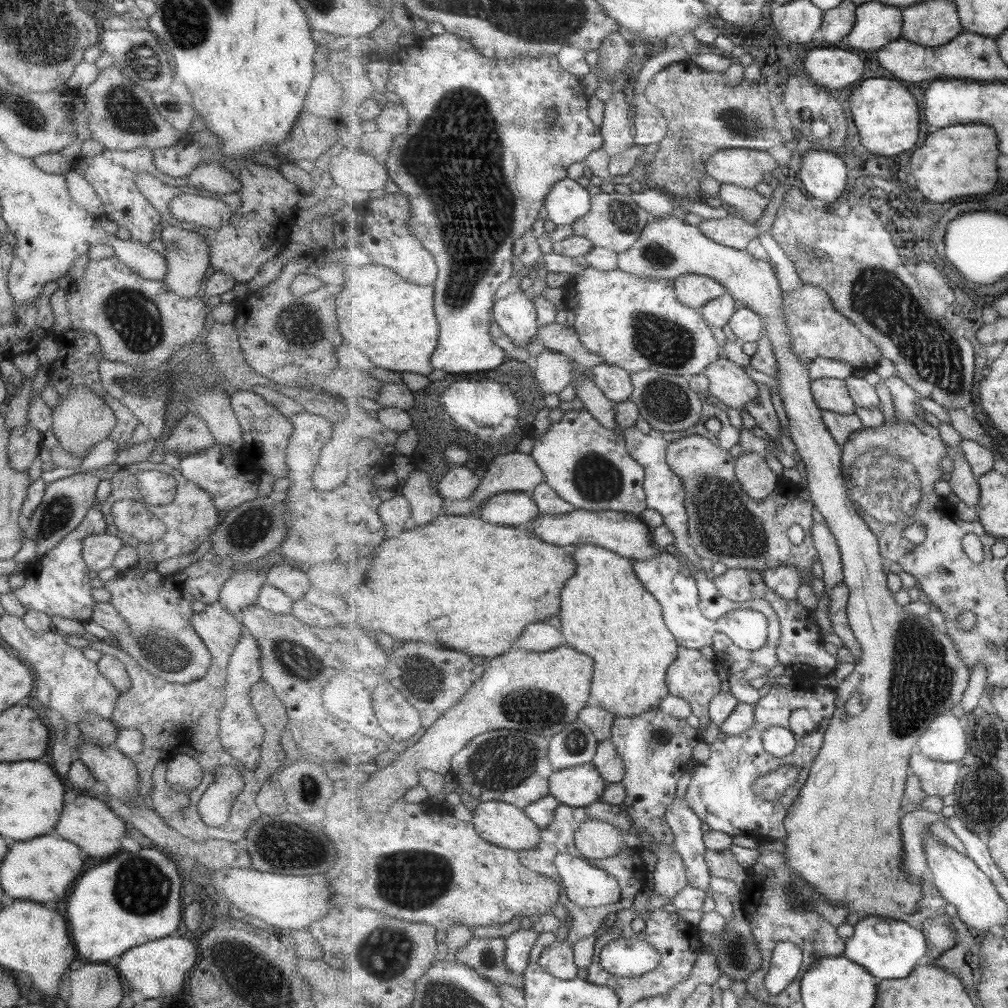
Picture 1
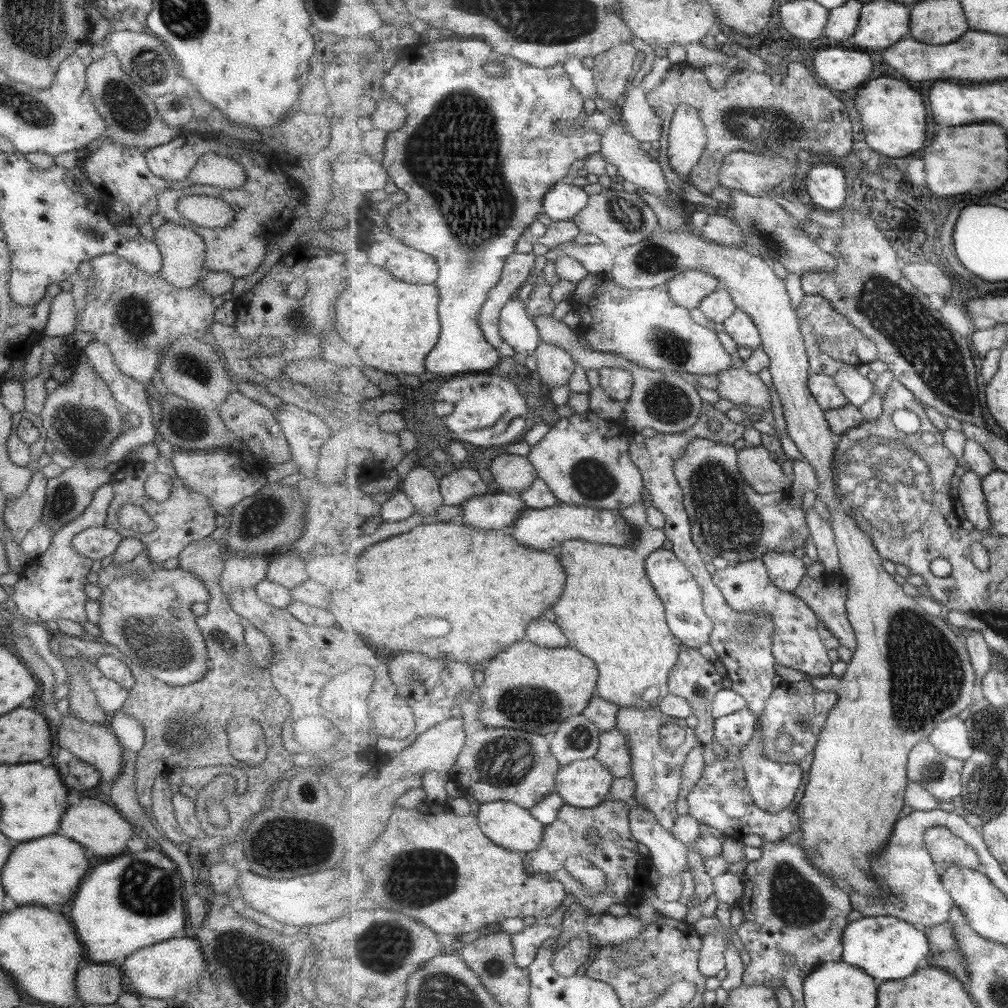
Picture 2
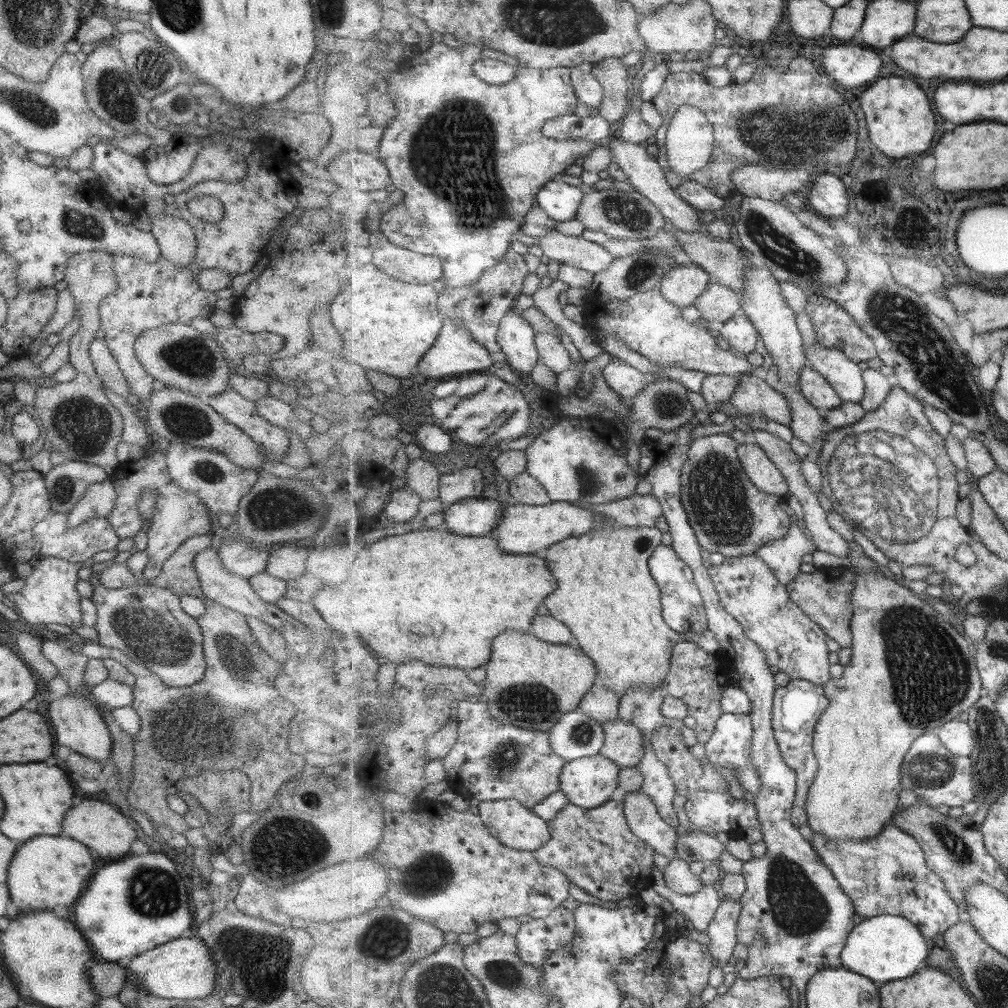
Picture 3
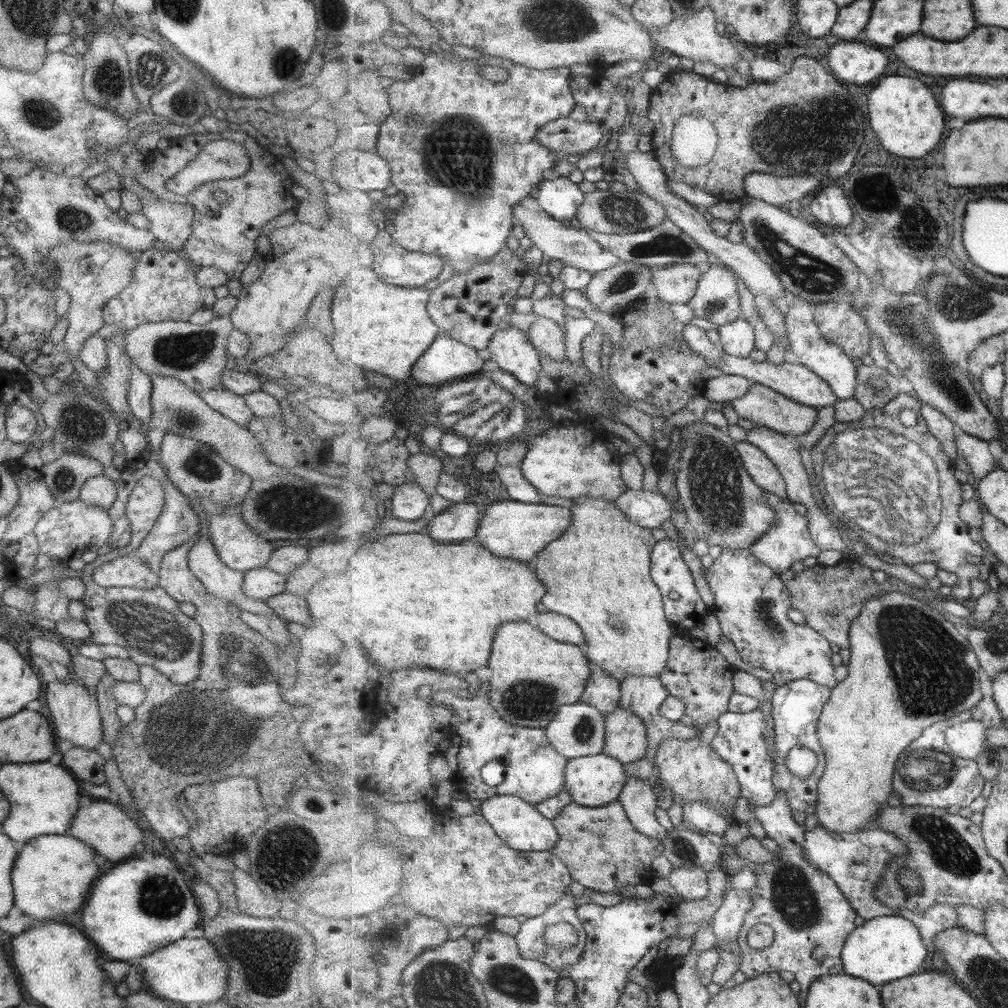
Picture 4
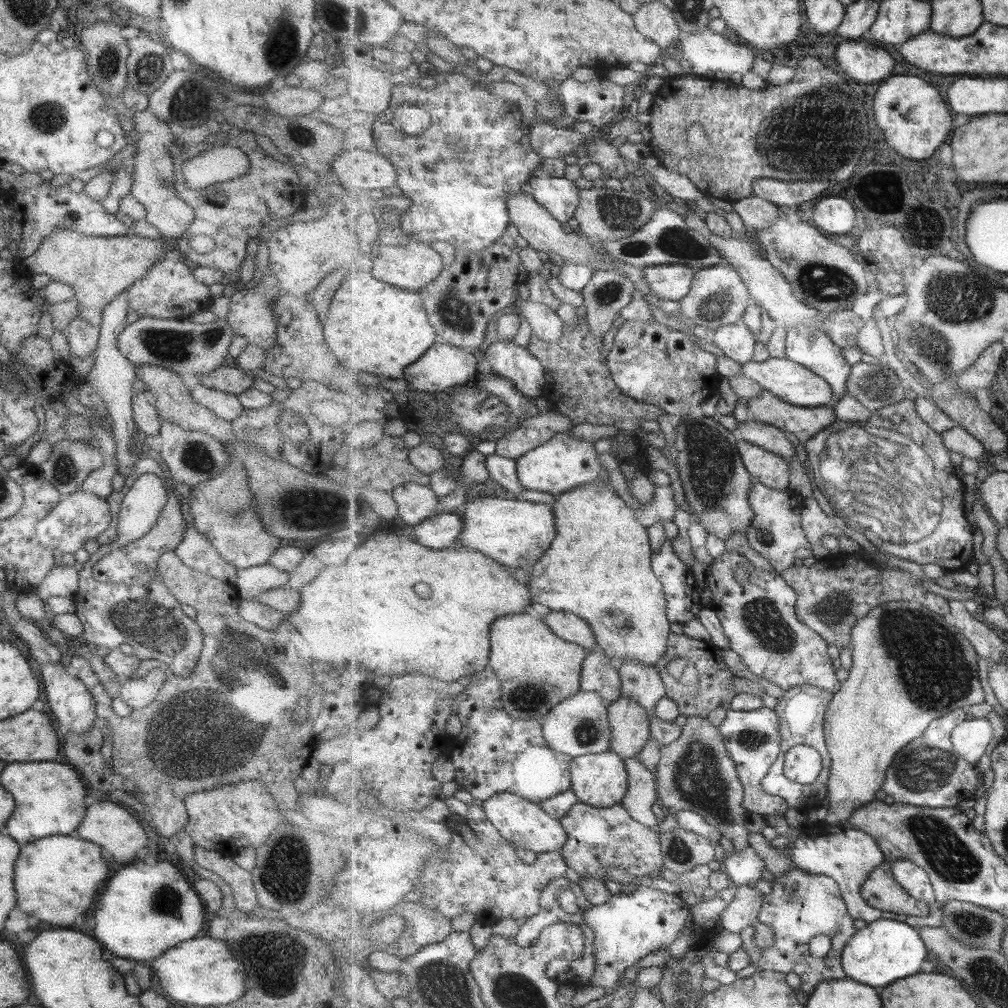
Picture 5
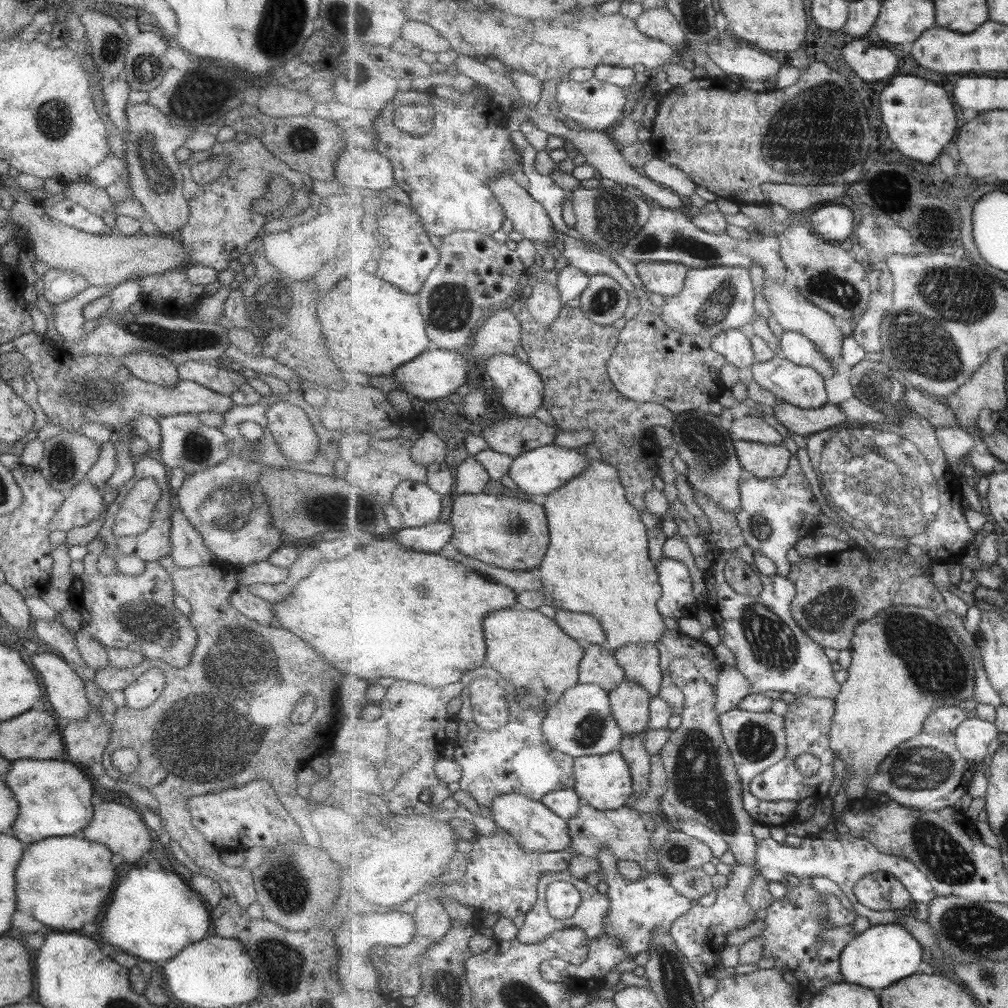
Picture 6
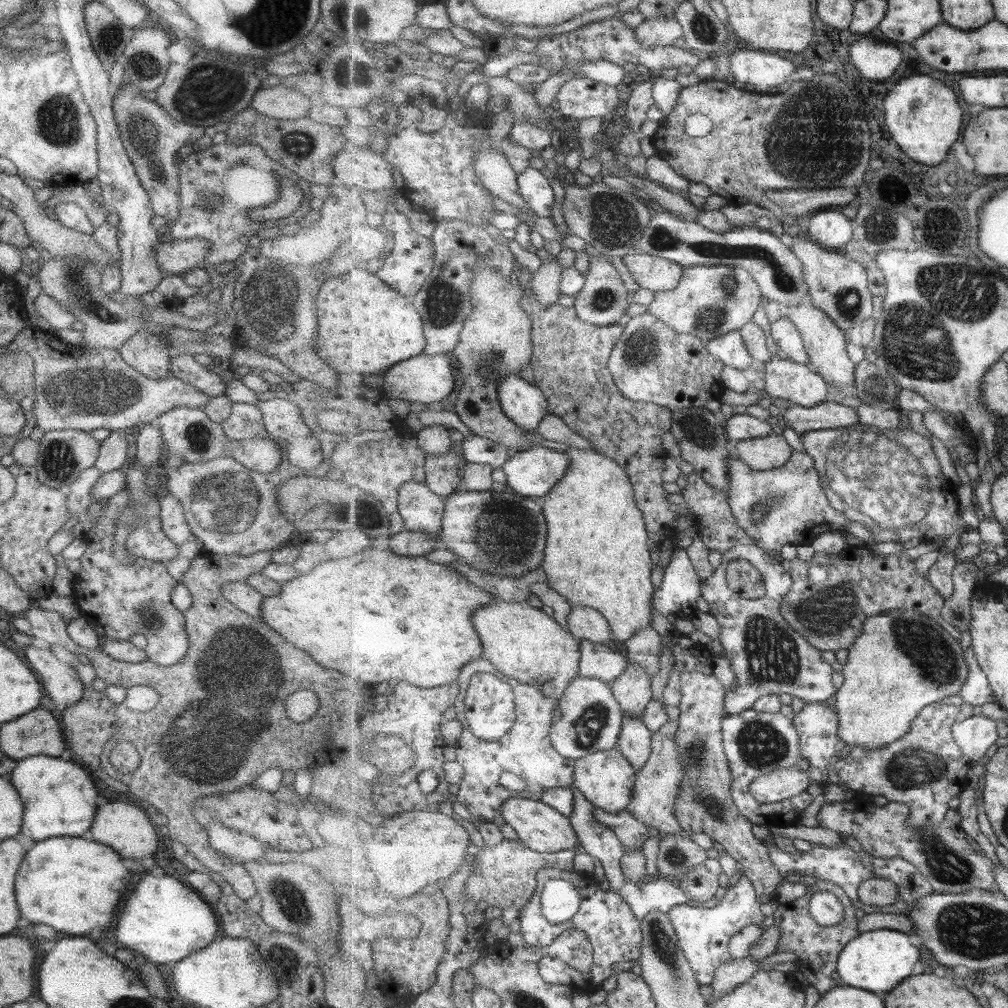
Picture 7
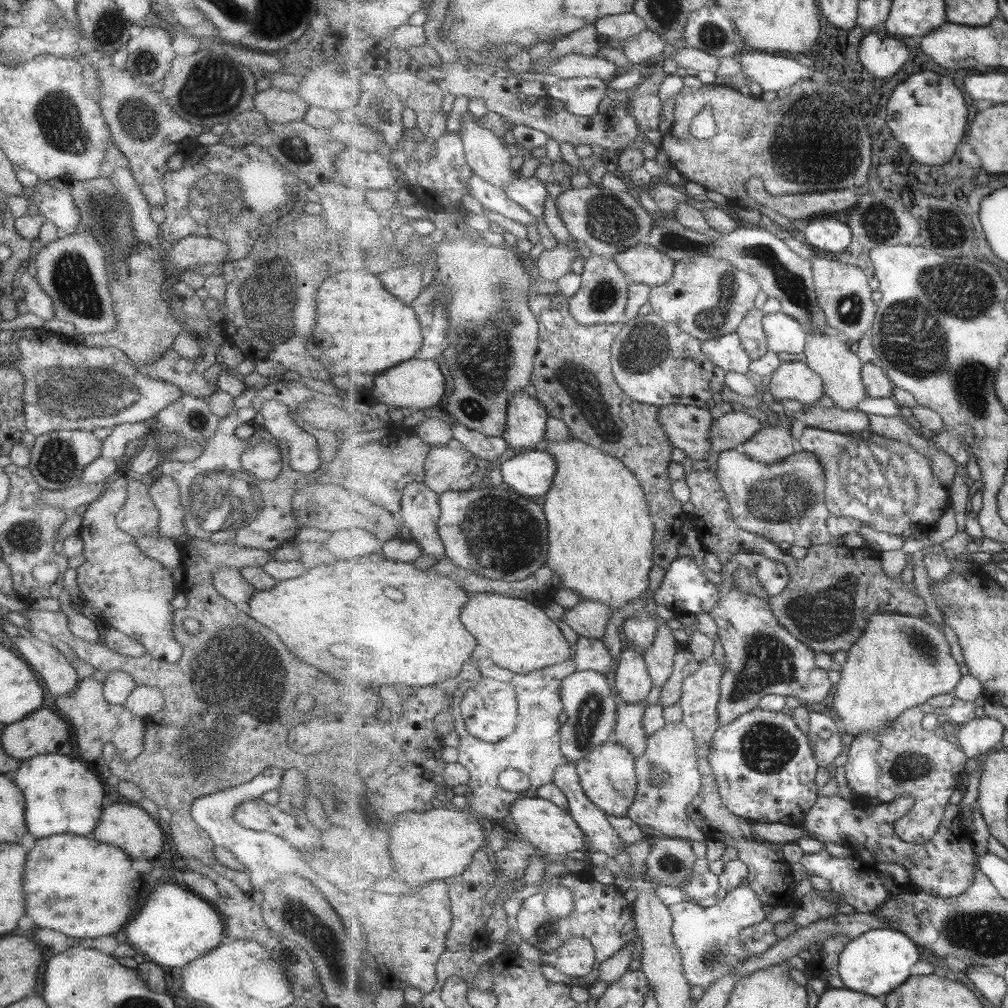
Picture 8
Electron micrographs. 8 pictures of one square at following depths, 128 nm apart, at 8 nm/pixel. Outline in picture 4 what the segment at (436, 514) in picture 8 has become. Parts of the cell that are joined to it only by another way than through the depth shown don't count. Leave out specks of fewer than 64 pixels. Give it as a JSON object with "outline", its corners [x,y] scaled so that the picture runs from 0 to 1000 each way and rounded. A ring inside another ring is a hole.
{"outline":[[[413,477],[393,483],[393,489],[386,498],[386,507],[401,517],[412,518],[424,513],[427,505],[426,489]]]}

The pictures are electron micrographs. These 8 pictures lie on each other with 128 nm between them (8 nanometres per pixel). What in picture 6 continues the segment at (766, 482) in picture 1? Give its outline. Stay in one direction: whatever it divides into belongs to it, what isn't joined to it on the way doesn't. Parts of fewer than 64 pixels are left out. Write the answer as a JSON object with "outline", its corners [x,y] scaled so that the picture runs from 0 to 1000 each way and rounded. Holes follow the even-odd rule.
{"outline":[[[730,436],[728,441],[739,468],[752,473],[777,472],[786,455],[785,448],[777,439],[761,440]]]}

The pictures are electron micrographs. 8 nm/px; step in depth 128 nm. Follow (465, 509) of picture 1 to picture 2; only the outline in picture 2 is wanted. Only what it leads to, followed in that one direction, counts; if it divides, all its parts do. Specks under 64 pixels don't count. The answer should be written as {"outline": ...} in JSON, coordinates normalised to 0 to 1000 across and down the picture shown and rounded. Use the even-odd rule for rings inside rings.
{"outline":[[[495,449],[485,461],[485,467],[496,488],[503,486],[520,487],[535,473],[533,465],[523,452]]]}

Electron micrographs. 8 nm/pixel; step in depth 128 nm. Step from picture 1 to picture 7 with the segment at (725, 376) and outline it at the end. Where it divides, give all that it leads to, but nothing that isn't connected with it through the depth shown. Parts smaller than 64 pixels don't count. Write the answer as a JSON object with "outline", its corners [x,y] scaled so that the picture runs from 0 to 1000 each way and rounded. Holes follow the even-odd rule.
{"outline":[[[818,398],[807,405],[789,402],[774,412],[778,420],[792,432],[801,428],[818,425],[850,423],[853,419],[852,408],[828,398]]]}

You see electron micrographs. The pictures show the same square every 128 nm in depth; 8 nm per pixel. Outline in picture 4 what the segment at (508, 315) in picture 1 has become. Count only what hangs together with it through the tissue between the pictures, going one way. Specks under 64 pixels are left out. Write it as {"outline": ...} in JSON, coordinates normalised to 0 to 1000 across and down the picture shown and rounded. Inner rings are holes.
{"outline":[[[500,321],[489,332],[483,346],[488,351],[487,357],[509,371],[516,380],[531,384],[535,379],[540,365],[535,347],[526,337],[525,328]]]}

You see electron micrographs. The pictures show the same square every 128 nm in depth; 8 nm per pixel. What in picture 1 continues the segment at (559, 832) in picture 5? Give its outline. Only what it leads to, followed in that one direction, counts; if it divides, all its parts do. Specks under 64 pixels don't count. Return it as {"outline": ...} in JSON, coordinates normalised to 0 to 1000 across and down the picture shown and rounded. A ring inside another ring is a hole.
{"outline":[[[487,794],[473,799],[469,815],[475,827],[497,841],[523,846],[538,835],[538,821],[513,799]]]}

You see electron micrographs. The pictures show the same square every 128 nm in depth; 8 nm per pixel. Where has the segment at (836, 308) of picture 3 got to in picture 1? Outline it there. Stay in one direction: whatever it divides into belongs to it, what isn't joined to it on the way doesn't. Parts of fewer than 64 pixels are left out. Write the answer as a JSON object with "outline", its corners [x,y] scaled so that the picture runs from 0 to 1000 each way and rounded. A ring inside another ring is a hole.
{"outline":[[[807,282],[797,283],[792,288],[778,293],[778,311],[780,320],[788,333],[788,346],[799,360],[805,360],[811,354],[845,361],[853,370],[867,367],[874,357],[875,349],[863,334],[858,333],[847,318],[842,317],[828,306],[819,288]]]}

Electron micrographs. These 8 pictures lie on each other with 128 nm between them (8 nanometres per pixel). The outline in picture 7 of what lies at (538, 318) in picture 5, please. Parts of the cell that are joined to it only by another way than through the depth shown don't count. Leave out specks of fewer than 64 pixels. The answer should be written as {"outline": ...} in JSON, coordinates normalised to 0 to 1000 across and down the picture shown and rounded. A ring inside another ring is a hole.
{"outline":[[[551,255],[547,260],[539,260],[534,268],[530,270],[527,291],[531,292],[542,305],[555,298],[561,267]]]}

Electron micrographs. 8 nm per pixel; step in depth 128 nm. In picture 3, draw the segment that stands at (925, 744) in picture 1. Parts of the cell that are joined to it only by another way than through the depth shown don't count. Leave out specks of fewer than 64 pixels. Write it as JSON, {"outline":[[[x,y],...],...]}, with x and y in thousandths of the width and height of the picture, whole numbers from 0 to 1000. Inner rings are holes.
{"outline":[[[951,713],[935,718],[930,726],[934,738],[943,744],[947,750],[962,751],[967,744],[966,725],[960,716]]]}

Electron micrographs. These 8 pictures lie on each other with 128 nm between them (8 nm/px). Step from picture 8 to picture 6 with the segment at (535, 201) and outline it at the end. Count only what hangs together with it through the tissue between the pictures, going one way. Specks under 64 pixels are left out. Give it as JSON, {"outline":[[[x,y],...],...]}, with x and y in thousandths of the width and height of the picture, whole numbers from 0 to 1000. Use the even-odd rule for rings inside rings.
{"outline":[[[525,157],[525,159],[519,159],[519,163],[524,189],[533,200],[536,200],[543,207],[551,226],[561,231],[563,235],[585,240],[572,230],[569,225],[564,225],[559,220],[559,202],[561,202],[562,197],[566,197],[567,192],[559,187],[555,187],[545,175],[536,173],[531,169],[532,159]]]}

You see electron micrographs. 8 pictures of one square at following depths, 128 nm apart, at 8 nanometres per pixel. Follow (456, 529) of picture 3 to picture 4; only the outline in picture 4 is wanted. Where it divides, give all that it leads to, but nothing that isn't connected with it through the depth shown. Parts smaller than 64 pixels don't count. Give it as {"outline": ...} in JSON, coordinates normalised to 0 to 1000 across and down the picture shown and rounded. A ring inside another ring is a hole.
{"outline":[[[462,497],[449,499],[445,506],[426,515],[424,530],[443,540],[471,535],[481,505]]]}

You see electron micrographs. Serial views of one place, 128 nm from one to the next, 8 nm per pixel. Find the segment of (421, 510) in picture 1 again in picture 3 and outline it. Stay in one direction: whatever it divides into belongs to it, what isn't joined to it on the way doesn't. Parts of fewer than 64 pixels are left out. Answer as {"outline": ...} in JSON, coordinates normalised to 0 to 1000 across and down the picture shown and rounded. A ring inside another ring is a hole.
{"outline":[[[416,453],[406,460],[406,482],[412,490],[416,490],[420,496],[432,496],[437,494],[438,471],[434,464]]]}

